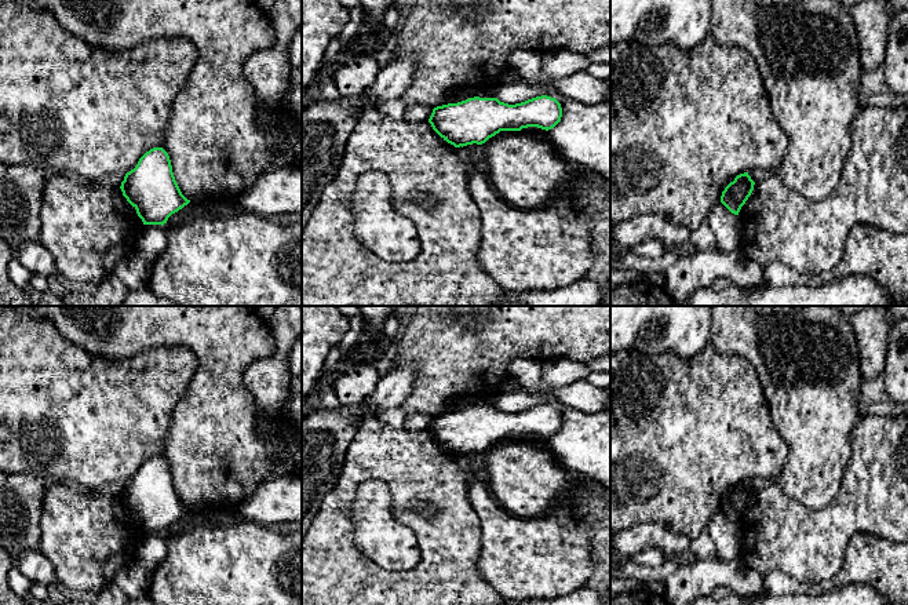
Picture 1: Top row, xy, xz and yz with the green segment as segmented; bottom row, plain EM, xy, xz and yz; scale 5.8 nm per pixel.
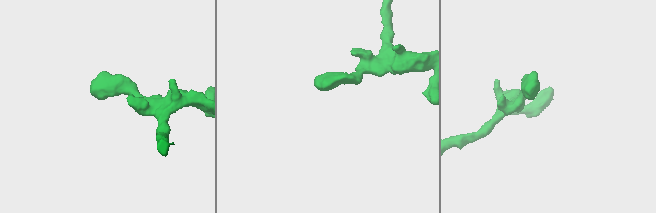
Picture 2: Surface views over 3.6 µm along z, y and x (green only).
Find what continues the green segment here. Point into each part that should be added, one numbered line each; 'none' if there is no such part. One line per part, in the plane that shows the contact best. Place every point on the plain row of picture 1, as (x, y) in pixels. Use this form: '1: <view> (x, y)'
none

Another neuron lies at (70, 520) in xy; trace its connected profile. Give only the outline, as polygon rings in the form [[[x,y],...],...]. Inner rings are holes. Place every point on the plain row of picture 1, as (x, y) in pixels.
[[[47,481],[40,518],[39,550],[55,569],[58,583],[74,591],[99,593],[116,573],[134,562],[142,528],[120,496],[81,491],[66,481]]]

